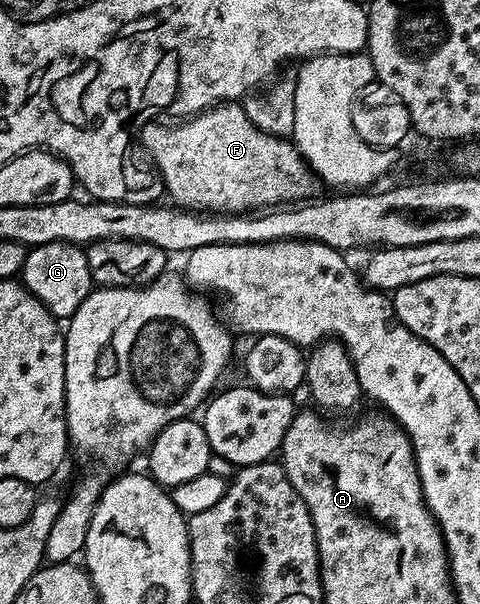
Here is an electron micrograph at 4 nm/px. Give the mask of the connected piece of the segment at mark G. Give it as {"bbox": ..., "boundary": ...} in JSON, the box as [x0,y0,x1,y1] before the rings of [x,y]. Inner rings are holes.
{"bbox":[19,242,95,320],"boundary":[[[52,242],[32,247],[26,253],[19,278],[58,320],[72,318],[79,304],[83,304],[83,300],[95,286],[85,250],[72,242]]]}

